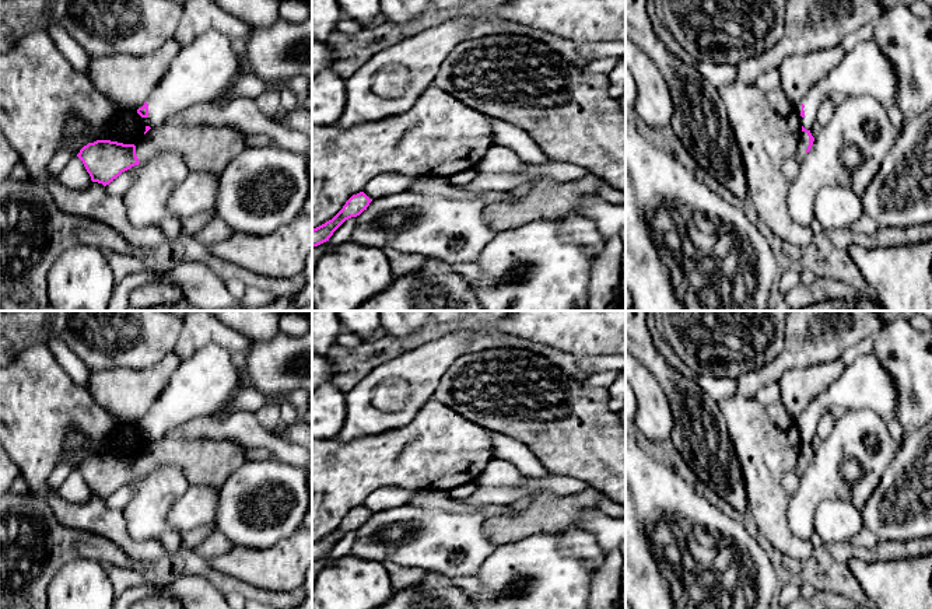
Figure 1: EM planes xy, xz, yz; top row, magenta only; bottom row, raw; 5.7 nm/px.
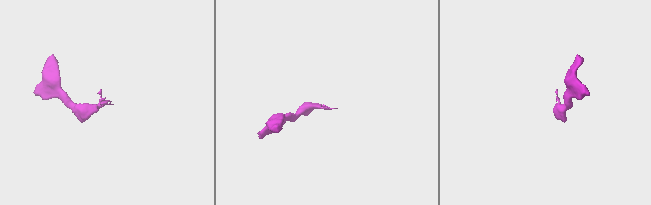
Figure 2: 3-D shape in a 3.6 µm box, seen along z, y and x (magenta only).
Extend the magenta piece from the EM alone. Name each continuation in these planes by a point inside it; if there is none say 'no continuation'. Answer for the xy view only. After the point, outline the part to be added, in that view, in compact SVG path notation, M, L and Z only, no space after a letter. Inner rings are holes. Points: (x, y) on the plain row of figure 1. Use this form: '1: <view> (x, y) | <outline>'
1: xy (205, 462) | M164 437L143 448L141 455L134 458L136 469L140 476L146 476L151 470L161 466L179 466L183 470L189 484L220 487L246 462L245 447L245 444L232 440L175 441Z

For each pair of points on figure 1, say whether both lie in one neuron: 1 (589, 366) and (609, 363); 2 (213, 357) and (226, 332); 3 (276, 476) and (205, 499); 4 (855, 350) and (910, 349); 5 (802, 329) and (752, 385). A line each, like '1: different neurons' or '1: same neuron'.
1: same neuron
2: different neurons
3: different neurons
4: different neurons
5: same neuron

